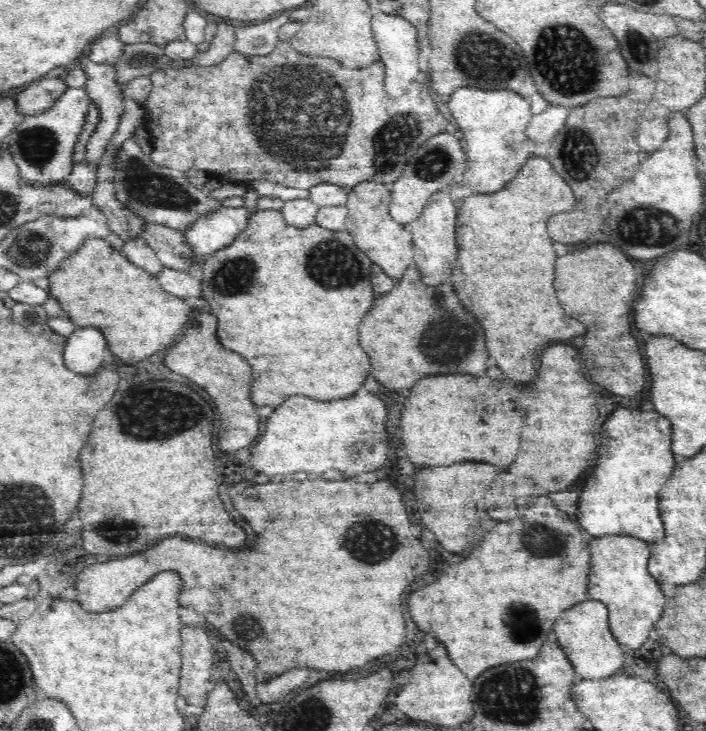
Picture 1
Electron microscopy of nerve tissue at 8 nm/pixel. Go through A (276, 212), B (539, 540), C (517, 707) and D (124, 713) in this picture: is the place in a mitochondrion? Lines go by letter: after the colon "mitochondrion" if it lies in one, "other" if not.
A: other
B: mitochondrion
C: mitochondrion
D: other

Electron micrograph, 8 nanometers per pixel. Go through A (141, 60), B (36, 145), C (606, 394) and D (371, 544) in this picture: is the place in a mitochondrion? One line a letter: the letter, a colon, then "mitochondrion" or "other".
A: mitochondrion
B: mitochondrion
C: other
D: mitochondrion

